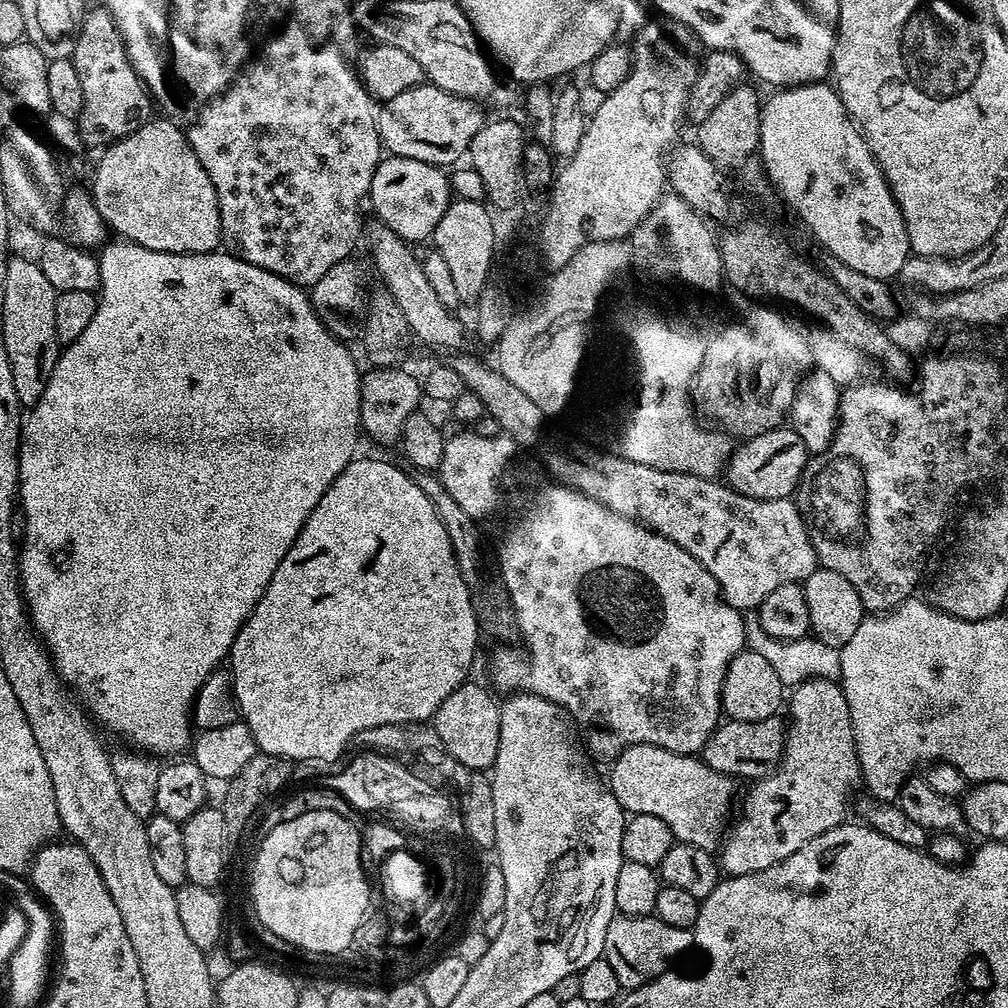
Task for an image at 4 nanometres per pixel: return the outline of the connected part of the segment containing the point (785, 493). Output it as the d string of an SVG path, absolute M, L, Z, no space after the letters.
M781 426L766 434L745 439L744 444L735 449L726 468L726 480L732 489L743 496L759 500L786 500L800 485L800 476L810 463L808 447L791 426Z

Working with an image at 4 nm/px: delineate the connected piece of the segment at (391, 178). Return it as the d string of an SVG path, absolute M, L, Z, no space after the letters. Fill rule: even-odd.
M385 155L374 170L367 199L372 200L375 219L384 224L398 238L415 242L427 241L438 226L442 214L454 199L449 173L443 167L430 165L415 158Z

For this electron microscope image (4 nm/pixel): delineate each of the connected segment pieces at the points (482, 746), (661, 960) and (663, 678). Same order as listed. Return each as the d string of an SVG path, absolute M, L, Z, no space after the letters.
M465 682L438 706L436 715L430 723L436 728L446 750L450 752L473 773L480 774L491 769L498 758L498 742L500 741L500 705L480 684Z
M654 914L651 916L613 916L606 926L606 942L602 959L610 962L614 975L618 977L621 989L631 990L650 982L669 971L679 956L693 951L691 928L666 926Z
M460 430L457 436L449 435L444 442L442 462L438 469L440 485L454 498L454 502L466 510L466 514L494 541L494 551L505 588L510 594L512 609L516 615L516 627L519 635L524 635L524 644L528 647L528 660L511 652L508 646L500 646L492 656L492 680L504 691L504 694L529 692L535 696L546 698L563 708L569 717L581 729L593 728L594 731L586 740L586 748L597 761L611 762L619 756L623 748L632 744L649 744L665 748L668 752L677 752L679 756L691 756L703 753L710 734L721 723L722 709L720 695L726 678L726 670L730 662L740 652L745 651L744 616L741 609L730 606L720 592L718 582L714 582L714 574L698 562L682 546L670 542L662 534L636 524L630 518L622 518L622 514L614 514L606 506L602 506L594 498L567 488L565 484L557 484L547 472L536 468L528 460L523 460L522 449L510 436L483 436L475 430Z

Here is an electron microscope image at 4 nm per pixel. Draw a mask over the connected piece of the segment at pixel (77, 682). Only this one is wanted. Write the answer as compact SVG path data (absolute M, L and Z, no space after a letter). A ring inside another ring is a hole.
M116 238L116 239L113 239L113 240L112 240L112 241L111 241L111 242L108 242L108 243L105 243L105 244L104 244L104 245L103 245L103 247L101 247L101 248L100 248L100 249L99 249L99 252L98 252L98 259L99 259L99 262L100 262L100 286L99 286L99 289L98 289L98 303L97 303L97 305L96 305L96 309L95 309L95 310L94 310L94 318L90 318L90 326L86 326L86 330L82 330L82 334L78 334L78 338L74 338L74 342L70 342L70 343L69 343L69 344L67 344L67 346L66 346L66 347L65 347L65 348L64 348L64 349L63 349L63 351L61 351L61 353L60 353L60 356L59 356L59 358L57 358L57 359L56 359L56 365L55 365L55 366L54 366L54 374L50 374L50 382L46 382L46 390L42 390L42 398L38 398L38 402L37 402L37 403L36 403L36 404L33 404L33 405L31 405L31 408L30 408L30 411L29 411L29 412L32 412L32 413L30 413L30 414L29 414L29 416L28 416L28 413L27 413L27 416L26 416L26 419L25 419L25 420L24 420L24 421L23 421L23 424L22 424L22 427L21 427L21 430L20 430L20 487L19 487L19 489L18 489L18 504L19 504L19 507L20 507L20 508L21 508L21 509L22 509L22 508L23 508L23 507L24 507L24 540L23 540L23 536L22 536L22 543L21 543L21 544L20 544L20 545L19 545L19 548L18 548L18 567L19 567L19 569L20 569L20 591L21 591L21 592L23 592L23 594L24 594L24 605L25 605L25 607L27 607L27 608L28 608L28 619L29 619L29 620L31 620L31 622L32 622L32 626L33 626L33 628L35 628L35 630L36 630L36 635L37 635L37 636L39 636L39 637L40 637L40 639L41 639L41 640L43 640L43 641L44 641L44 646L45 646L45 648L47 648L47 649L48 649L48 654L49 654L49 656L51 656L51 657L52 657L52 665L53 665L53 666L55 666L55 667L56 667L56 673L57 673L57 674L58 674L58 675L60 675L60 679L61 679L61 681L63 681L63 683L64 683L64 684L65 684L65 685L67 685L67 687L68 687L68 688L69 688L69 689L71 689L71 691L72 691L72 692L73 692L73 693L75 693L75 695L76 695L76 696L77 696L77 697L78 697L78 700L79 700L79 703L80 703L80 704L81 704L81 705L83 705L83 707L84 707L84 708L85 708L85 709L86 709L86 712L87 712L87 715L88 715L88 716L89 716L89 717L91 717L91 719L92 719L92 720L93 720L93 721L95 721L95 723L96 723L96 724L97 724L97 725L100 725L100 724L102 724L102 725L104 725L104 726L106 726L106 727L108 727L108 728L109 728L109 730L110 730L110 731L112 731L112 732L113 732L113 734L114 734L114 735L116 735L116 736L121 736L121 738L122 738L122 739L124 739L124 740L129 740L129 742L130 742L130 743L132 743L132 744L133 744L133 745L131 745L131 747L132 747L132 748L133 748L133 749L136 749L136 750L139 750L139 751L140 751L140 752L141 752L141 753L144 753L144 754L151 754L151 755L152 755L152 756L153 756L153 757L156 757L156 758L163 758L163 757L162 757L162 756L168 756L168 757L164 757L164 758L172 758L172 757L175 757L175 756L176 756L176 755L177 755L177 754L180 754L180 753L176 753L176 754L175 754L175 752L180 752L180 751L182 751L182 750L183 750L183 748L184 748L184 751L185 751L185 749L187 749L187 748L188 748L188 747L189 747L189 744L190 744L190 741L191 741L191 740L192 740L192 739L193 739L193 736L194 736L194 725L193 725L193 722L192 722L192 704L193 704L193 703L194 703L194 702L195 702L195 701L196 701L196 695L197 695L197 694L198 694L198 690L199 690L199 689L200 689L200 687L201 687L201 686L202 686L202 682L206 682L206 678L207 678L207 677L208 677L208 672L207 672L207 671L204 671L204 670L202 670L202 671L201 671L201 672L200 672L200 668L199 668L199 666L198 666L198 665L196 665L196 664L191 664L191 662L190 662L190 661L188 661L188 660L184 660L184 659L186 659L186 658L187 658L187 656L188 656L188 648L192 648L192 656L193 656L193 658L194 658L194 659L196 659L196 660L220 660L220 661L216 661L216 662L224 662L224 661L227 661L227 660L228 660L228 659L229 659L229 656L230 656L230 653L231 653L231 651L232 651L232 643L233 643L233 642L234 642L234 638L235 638L235 637L236 637L236 635L237 635L237 634L238 634L238 630L242 630L242 626L243 626L243 625L244 625L244 623L245 623L245 622L246 622L246 621L248 621L248 615L250 615L250 613L252 613L252 611L253 611L253 610L254 610L254 606L258 606L258 602L259 602L259 601L260 601L260 599L261 599L261 598L262 598L262 594L263 594L263 593L264 593L264 592L265 592L265 591L266 591L266 590L267 590L267 589L268 589L268 587L269 587L269 586L270 586L270 582L271 582L271 581L272 581L272 579L273 579L273 578L274 578L274 570L278 570L278 562L282 562L282 558L286 558L286 554L287 554L287 553L288 553L288 551L289 551L289 550L290 550L290 546L294 546L294 538L298 538L298 534L299 534L299 533L300 533L300 531L301 531L301 530L302 530L302 526L303 526L303 525L304 525L304 523L305 523L305 522L306 522L306 518L310 518L310 510L314 510L314 506L318 506L318 498L322 498L322 494L326 494L326 490L330 490L330 486L331 486L331 485L332 485L332 483L333 483L333 482L334 482L334 478L338 478L338 474L342 474L342 470L346 470L346 466L347 466L347 465L348 465L348 463L349 463L349 462L351 462L351 460L353 460L353 458L354 458L354 457L355 457L355 456L356 456L356 455L357 455L357 452L356 452L356 439L358 439L358 438L359 438L359 439L361 439L361 436L362 436L362 429L361 429L361 426L360 426L360 377L361 377L361 375L362 375L362 368L359 368L359 366L358 366L358 365L356 365L356 360L355 360L355 358L354 358L354 357L352 357L352 352L351 352L351 350L350 350L350 349L348 349L348 348L351 348L351 347L349 347L349 345L348 345L348 344L347 344L347 343L345 343L345 341L342 341L342 340L337 340L337 339L336 339L336 337L334 337L334 336L332 336L332 335L330 335L330 334L329 334L329 333L328 333L328 331L327 331L327 330L326 330L326 326L325 326L325 325L324 325L324 324L323 324L323 322L321 322L321 320L320 320L320 319L319 319L319 318L318 318L318 314L317 314L317 313L316 313L316 311L315 311L315 310L314 310L314 309L313 309L313 308L312 308L312 301L311 301L311 299L310 299L310 296L309 296L309 293L308 293L308 292L307 292L307 291L305 291L305 289L304 289L304 288L303 288L303 287L301 287L301 285L298 285L298 284L291 284L291 282L289 282L289 280L284 280L284 279L282 279L282 277L280 277L280 276L275 276L275 275L274 275L274 274L270 274L270 273L269 273L269 272L267 272L267 271L266 271L266 270L262 270L262 269L261 269L261 268L259 268L259 267L258 267L258 266L254 266L254 265L253 265L253 264L248 264L248 263L247 263L247 262L245 262L245 260L240 260L240 259L238 259L238 258L237 258L237 257L236 257L236 256L234 256L234 255L232 255L232 253L231 253L231 252L229 252L229 251L227 251L227 250L217 250L217 251L214 251L214 252L159 252L159 251L158 251L158 250L146 250L146 249L145 249L145 248L143 248L143 247L142 247L142 246L138 246L138 245L137 245L137 244L134 244L134 243L131 243L131 242L129 242L129 241L127 241L127 240L125 240L125 239L123 239L123 238ZM96 692L108 692L108 693L106 693L106 694L105 694L105 696L104 696L104 701L100 701L100 700L95 700L95 696L96 696Z

